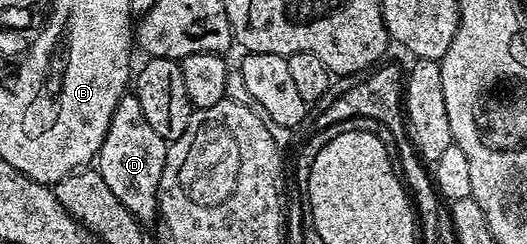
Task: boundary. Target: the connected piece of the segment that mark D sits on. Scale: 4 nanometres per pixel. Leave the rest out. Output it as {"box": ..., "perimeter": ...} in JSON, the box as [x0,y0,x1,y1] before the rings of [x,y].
{"box":[97,93,168,224],"perimeter":[[[134,93],[124,94],[113,112],[109,132],[99,149],[97,169],[105,184],[109,184],[113,196],[129,208],[140,224],[148,224],[154,218],[156,221],[159,214],[159,185],[161,172],[165,172],[168,145],[164,138],[153,132],[149,120],[145,120],[145,112],[141,112],[141,104],[137,104]]]}

